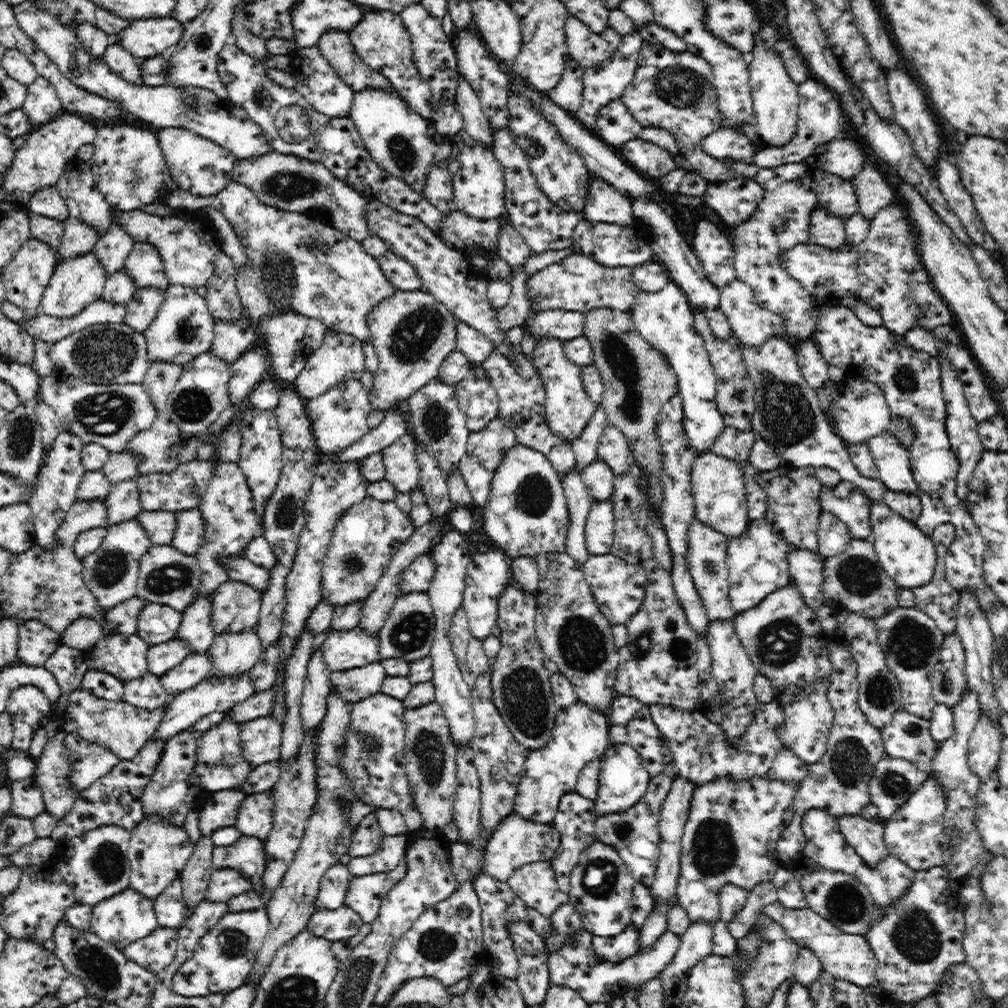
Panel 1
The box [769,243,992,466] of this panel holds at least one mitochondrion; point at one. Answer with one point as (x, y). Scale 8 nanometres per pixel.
(905, 378)

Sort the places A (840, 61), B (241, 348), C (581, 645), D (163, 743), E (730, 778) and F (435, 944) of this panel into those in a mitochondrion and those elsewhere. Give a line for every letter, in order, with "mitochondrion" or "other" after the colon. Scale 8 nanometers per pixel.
A: other
B: other
C: mitochondrion
D: other
E: other
F: mitochondrion

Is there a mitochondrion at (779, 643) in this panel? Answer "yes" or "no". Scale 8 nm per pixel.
yes

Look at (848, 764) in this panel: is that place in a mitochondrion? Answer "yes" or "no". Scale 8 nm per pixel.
yes

